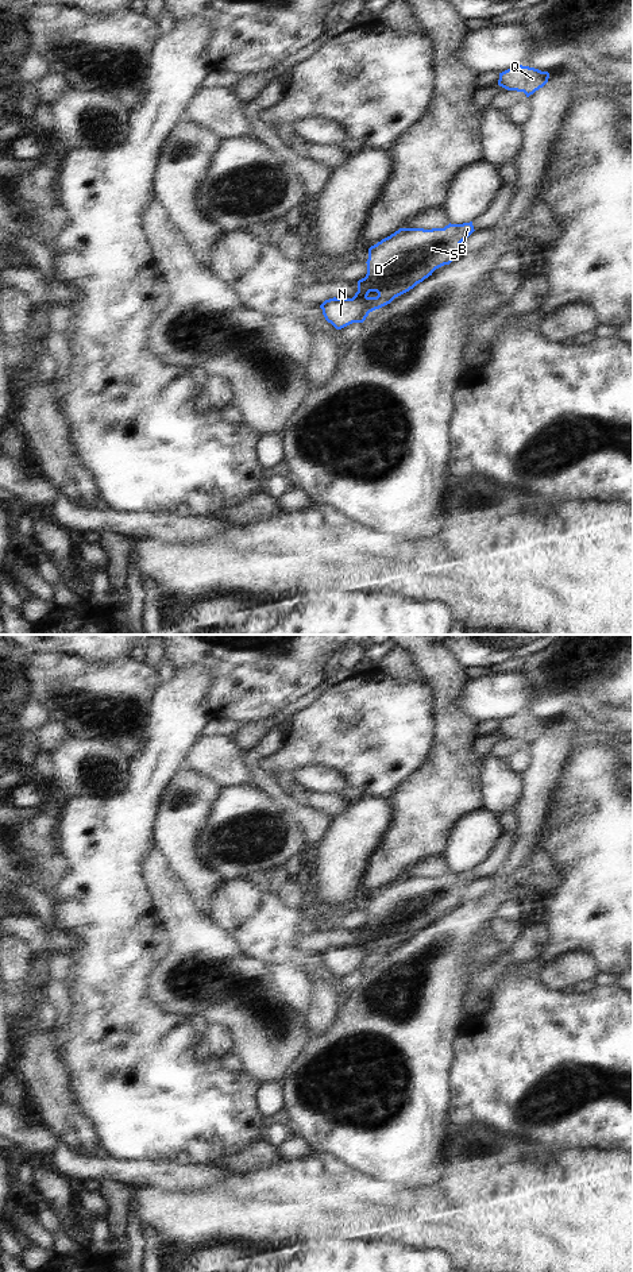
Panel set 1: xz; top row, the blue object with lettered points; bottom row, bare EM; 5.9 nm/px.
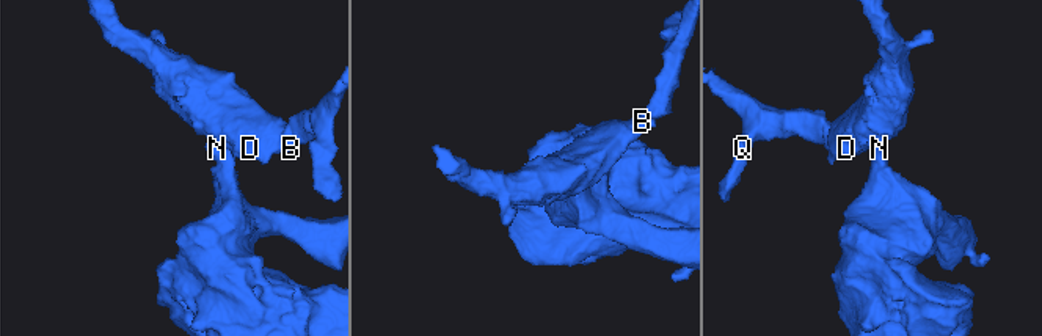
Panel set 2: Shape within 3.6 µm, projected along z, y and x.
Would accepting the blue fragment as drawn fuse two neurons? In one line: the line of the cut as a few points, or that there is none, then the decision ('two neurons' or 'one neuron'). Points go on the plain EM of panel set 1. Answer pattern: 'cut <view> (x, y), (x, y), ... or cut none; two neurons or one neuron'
cut xz (352, 945), (362, 949), (370, 959); two neurons

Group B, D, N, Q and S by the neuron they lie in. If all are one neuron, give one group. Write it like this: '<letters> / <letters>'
B D Q S / N

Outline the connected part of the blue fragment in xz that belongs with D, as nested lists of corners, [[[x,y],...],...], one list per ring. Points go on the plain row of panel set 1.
[[[472,870],[448,872],[444,876],[400,876],[368,897],[367,922],[358,929],[358,940],[352,945],[364,951],[370,960],[390,952],[395,945],[409,940],[432,921],[449,913],[460,903],[460,891],[474,880]]]

